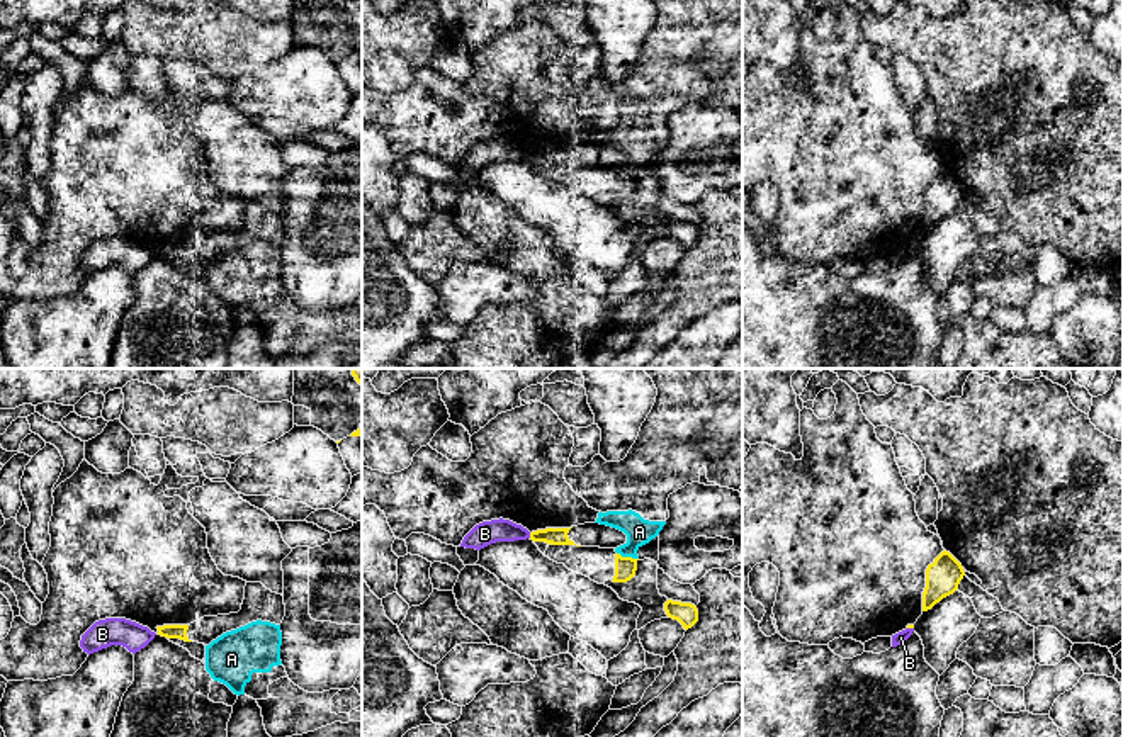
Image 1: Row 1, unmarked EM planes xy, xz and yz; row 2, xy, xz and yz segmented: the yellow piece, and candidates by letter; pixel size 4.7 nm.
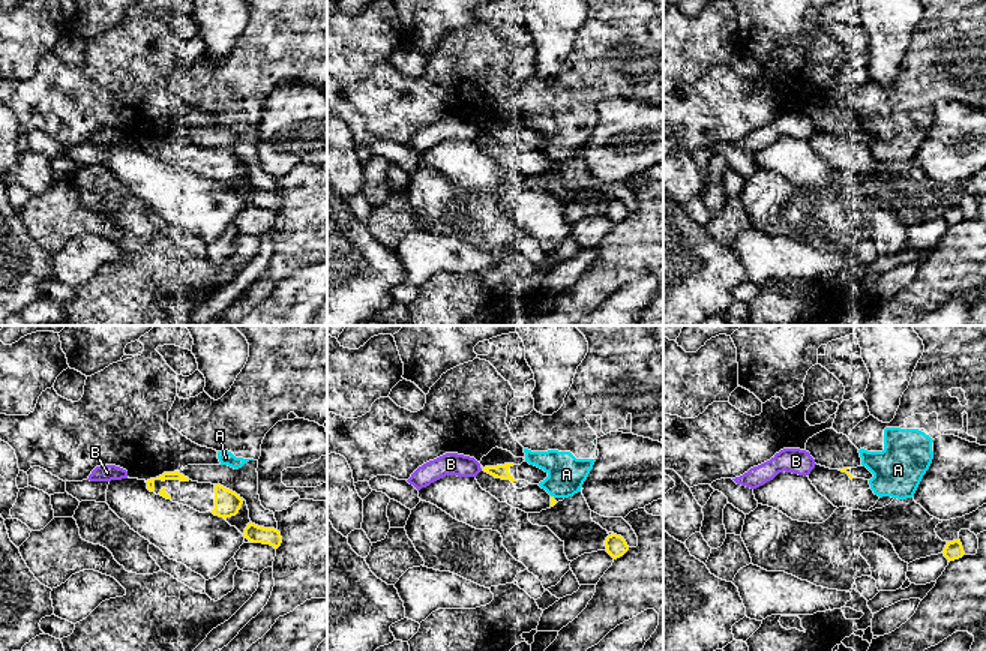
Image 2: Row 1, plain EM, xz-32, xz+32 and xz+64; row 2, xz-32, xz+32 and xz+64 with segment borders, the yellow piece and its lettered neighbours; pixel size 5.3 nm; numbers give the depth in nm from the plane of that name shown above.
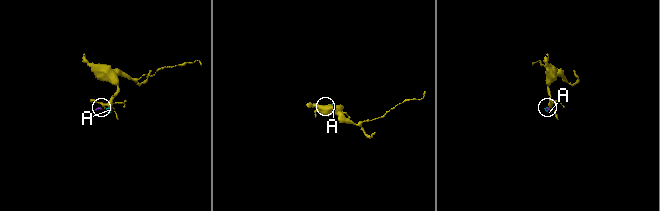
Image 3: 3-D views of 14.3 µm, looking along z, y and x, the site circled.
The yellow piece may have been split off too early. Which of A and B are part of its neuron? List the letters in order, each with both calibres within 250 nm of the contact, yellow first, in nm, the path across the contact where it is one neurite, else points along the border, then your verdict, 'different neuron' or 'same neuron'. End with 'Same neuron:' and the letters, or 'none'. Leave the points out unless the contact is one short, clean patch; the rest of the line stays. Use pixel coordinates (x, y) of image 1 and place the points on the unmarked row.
A: 100 nm thick on the yellow side, 130 nm on the other; different neuron
B: 80 nm thick on the yellow side, 120 nm on the other; border along xz (529, 153), (530, 157); different neuron
Same neuron: none

